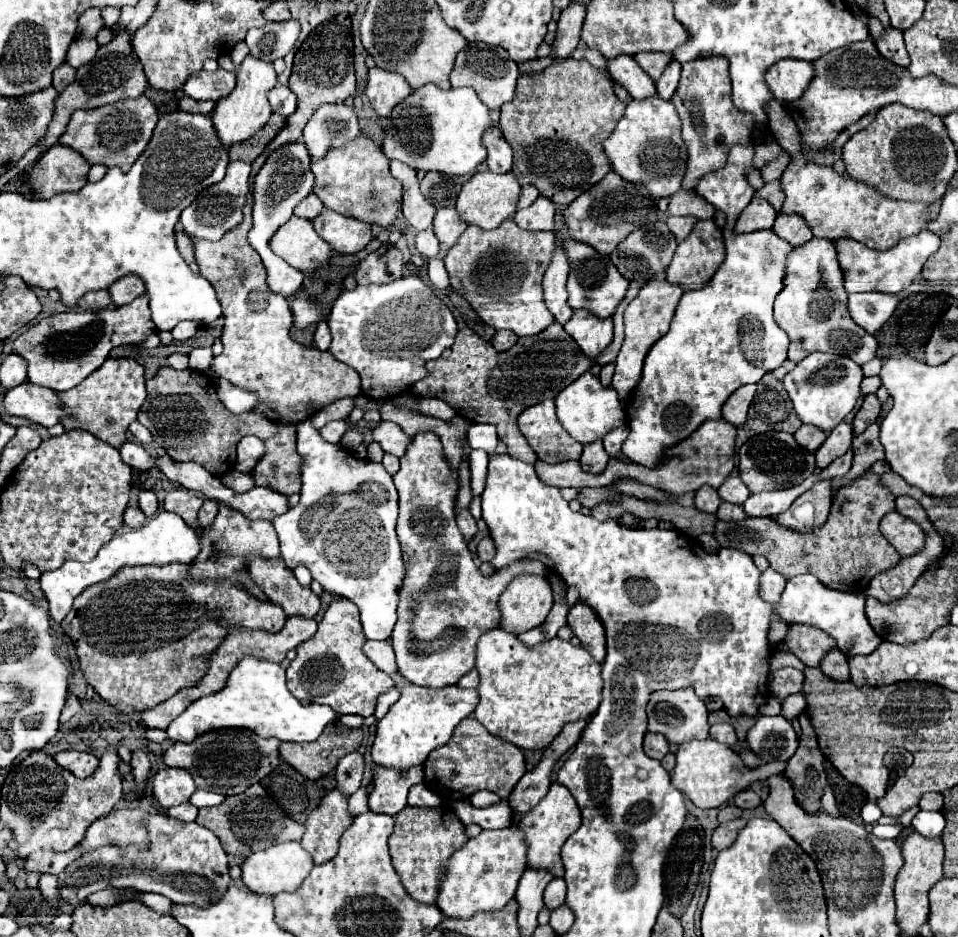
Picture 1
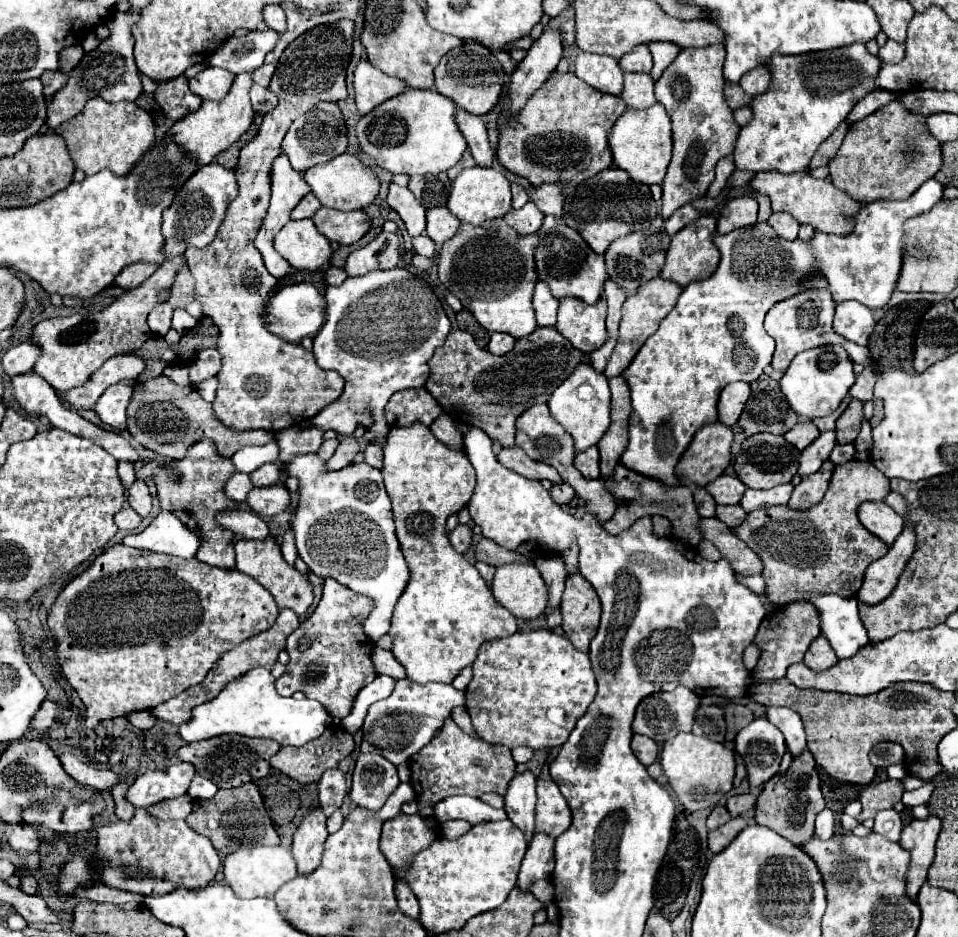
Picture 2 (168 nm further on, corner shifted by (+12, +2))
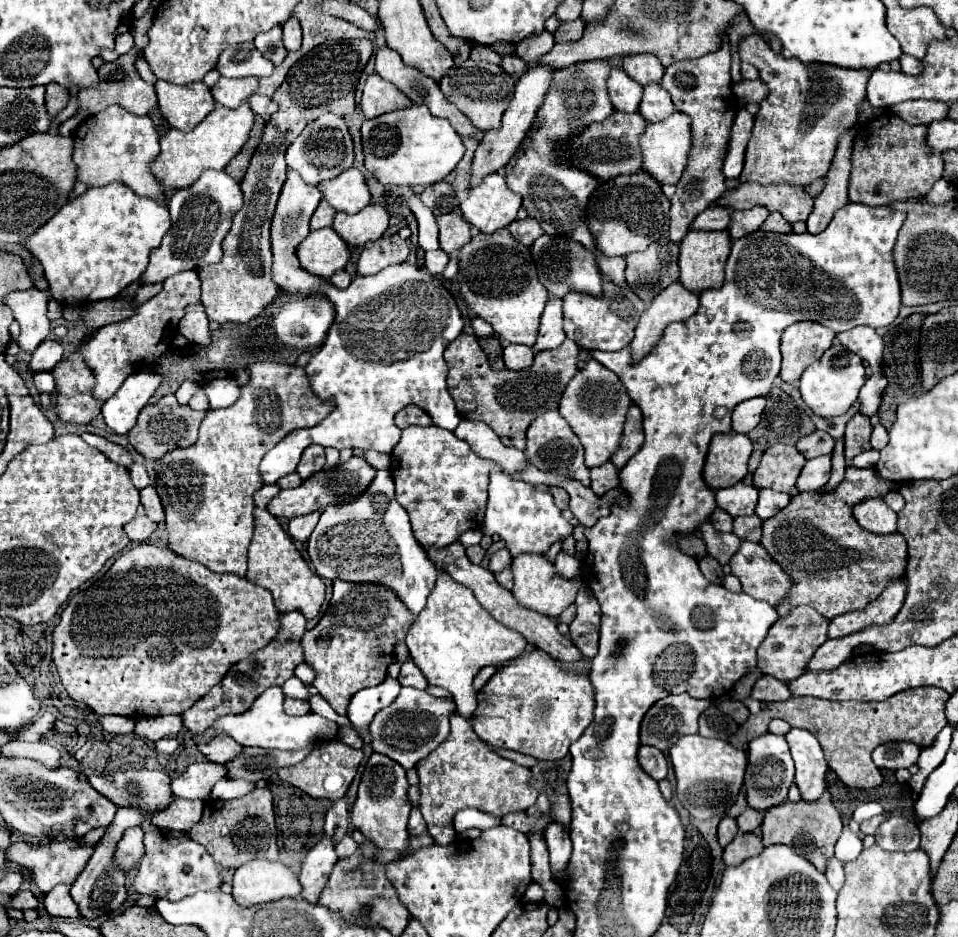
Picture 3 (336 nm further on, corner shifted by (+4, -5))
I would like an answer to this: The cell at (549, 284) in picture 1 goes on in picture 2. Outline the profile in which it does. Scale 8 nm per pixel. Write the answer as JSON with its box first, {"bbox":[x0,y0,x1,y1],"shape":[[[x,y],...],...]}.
{"bbox":[533,281,559,327],"shape":[[[543,281],[537,283],[533,295],[533,309],[537,315],[537,327],[553,327],[557,323],[557,305],[559,301],[551,295]]]}

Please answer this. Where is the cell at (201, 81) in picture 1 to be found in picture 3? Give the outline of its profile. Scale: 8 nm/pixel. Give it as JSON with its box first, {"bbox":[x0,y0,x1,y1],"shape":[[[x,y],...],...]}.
{"bbox":[211,78,257,108],"shape":[[[219,78],[211,88],[211,94],[217,104],[225,108],[237,108],[257,90],[257,78]]]}

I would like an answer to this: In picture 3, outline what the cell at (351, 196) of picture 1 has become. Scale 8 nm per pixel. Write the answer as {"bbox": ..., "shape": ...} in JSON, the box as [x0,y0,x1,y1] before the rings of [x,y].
{"bbox":[317,168,371,214],"shape":[[[357,168],[341,172],[337,178],[317,184],[323,198],[339,212],[357,214],[367,204],[371,204],[371,194],[365,182],[365,176]]]}

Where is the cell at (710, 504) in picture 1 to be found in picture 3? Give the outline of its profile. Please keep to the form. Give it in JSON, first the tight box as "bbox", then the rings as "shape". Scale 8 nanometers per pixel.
{"bbox":[709,508,733,532],"shape":[[[717,508],[711,516],[709,516],[709,520],[711,520],[711,524],[719,530],[719,532],[731,532],[731,528],[733,528],[733,518],[727,514],[727,512],[723,512],[721,508]]]}

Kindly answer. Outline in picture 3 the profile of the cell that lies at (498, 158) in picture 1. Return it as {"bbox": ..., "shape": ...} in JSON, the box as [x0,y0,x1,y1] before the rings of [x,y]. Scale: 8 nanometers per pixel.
{"bbox":[375,46,483,140],"shape":[[[381,46],[381,48],[377,50],[377,56],[375,56],[375,72],[377,72],[381,78],[391,80],[403,94],[407,94],[407,98],[411,98],[411,102],[415,102],[415,104],[425,102],[425,104],[429,106],[429,110],[431,110],[433,116],[447,118],[447,120],[451,122],[451,126],[457,130],[459,136],[463,136],[463,138],[467,138],[467,136],[477,136],[477,140],[483,136],[483,132],[481,132],[479,128],[475,128],[475,126],[471,124],[471,120],[467,120],[467,116],[463,116],[463,112],[459,112],[459,108],[455,108],[455,104],[451,104],[451,102],[443,96],[443,92],[439,90],[439,84],[437,84],[433,78],[421,74],[417,68],[405,66],[405,64],[401,62],[401,56],[399,56],[397,52],[393,52],[391,48]]]}

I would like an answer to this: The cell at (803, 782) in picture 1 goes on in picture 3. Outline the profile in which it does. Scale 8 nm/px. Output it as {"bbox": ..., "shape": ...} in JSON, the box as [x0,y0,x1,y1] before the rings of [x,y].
{"bbox":[761,792,843,872],"shape":[[[823,792],[823,796],[813,802],[785,800],[785,804],[777,804],[775,808],[769,808],[765,812],[761,830],[763,830],[763,844],[765,846],[787,844],[793,848],[793,852],[797,852],[799,856],[805,856],[815,868],[819,868],[823,872],[827,858],[833,856],[833,846],[843,830],[843,824],[841,824],[837,808],[831,802],[829,792]]]}

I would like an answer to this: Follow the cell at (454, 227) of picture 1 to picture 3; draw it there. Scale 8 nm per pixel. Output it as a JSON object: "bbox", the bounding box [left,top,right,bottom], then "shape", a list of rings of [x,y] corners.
{"bbox":[437,214,471,254],"shape":[[[443,214],[437,218],[439,224],[439,244],[441,250],[451,254],[471,240],[471,226],[461,218],[461,214]]]}

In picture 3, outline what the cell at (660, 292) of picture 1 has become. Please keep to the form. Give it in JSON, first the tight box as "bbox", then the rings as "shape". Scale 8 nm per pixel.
{"bbox":[629,282,699,362],"shape":[[[679,282],[667,286],[659,292],[649,308],[639,316],[639,324],[635,326],[635,336],[629,344],[633,362],[643,360],[663,336],[663,330],[671,322],[681,322],[693,316],[699,308],[699,296],[685,290]]]}

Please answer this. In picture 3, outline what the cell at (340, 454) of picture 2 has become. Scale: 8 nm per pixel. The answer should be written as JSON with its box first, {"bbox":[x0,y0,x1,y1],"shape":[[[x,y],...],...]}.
{"bbox":[289,512,319,542],"shape":[[[309,512],[303,516],[297,516],[293,520],[289,520],[289,534],[293,540],[297,542],[307,542],[315,524],[319,520],[319,512]]]}

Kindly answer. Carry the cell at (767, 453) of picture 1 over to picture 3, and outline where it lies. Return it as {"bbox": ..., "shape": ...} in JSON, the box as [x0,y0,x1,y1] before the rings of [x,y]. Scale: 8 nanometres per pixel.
{"bbox":[753,444,805,492],"shape":[[[773,444],[765,450],[755,474],[753,484],[757,488],[771,488],[775,492],[791,492],[803,470],[805,458],[795,446]]]}

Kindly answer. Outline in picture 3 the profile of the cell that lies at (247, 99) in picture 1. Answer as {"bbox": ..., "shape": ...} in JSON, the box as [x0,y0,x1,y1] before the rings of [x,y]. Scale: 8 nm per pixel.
{"bbox":[151,100,255,190],"shape":[[[243,100],[243,104],[235,110],[219,110],[219,106],[217,106],[201,124],[197,124],[195,130],[191,130],[191,132],[171,130],[167,136],[163,136],[159,140],[161,152],[159,152],[157,160],[151,164],[151,172],[157,176],[157,180],[165,188],[171,188],[171,190],[187,188],[203,174],[203,170],[207,170],[207,168],[223,170],[229,164],[229,160],[247,142],[253,122],[255,122],[255,114],[247,100]]]}

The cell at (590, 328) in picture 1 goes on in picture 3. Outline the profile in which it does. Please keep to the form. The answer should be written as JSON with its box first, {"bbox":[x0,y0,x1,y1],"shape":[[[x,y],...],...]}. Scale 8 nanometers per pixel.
{"bbox":[563,280,645,352],"shape":[[[605,280],[601,298],[593,298],[589,294],[579,294],[579,292],[569,292],[563,298],[565,334],[583,350],[619,352],[633,340],[633,330],[643,310],[645,304],[635,296],[635,292],[629,286],[619,288],[613,282]]]}

